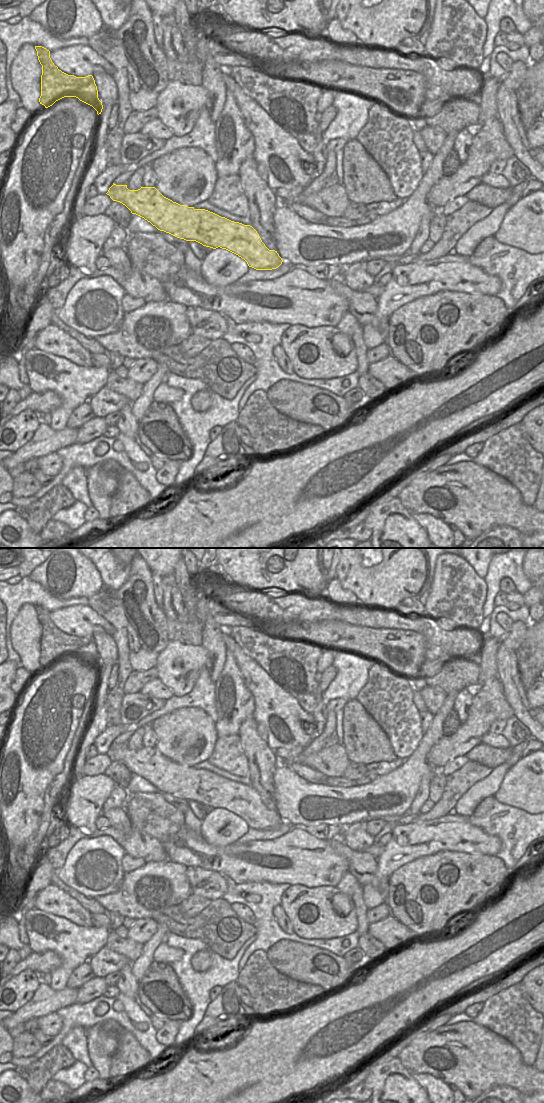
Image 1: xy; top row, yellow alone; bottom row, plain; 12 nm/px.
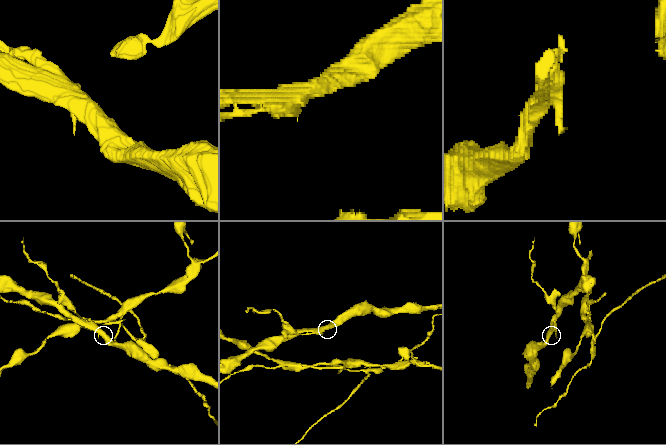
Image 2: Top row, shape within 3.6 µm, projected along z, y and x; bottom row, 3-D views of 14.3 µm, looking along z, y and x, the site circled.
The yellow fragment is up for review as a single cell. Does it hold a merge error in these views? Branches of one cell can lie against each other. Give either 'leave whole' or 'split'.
split

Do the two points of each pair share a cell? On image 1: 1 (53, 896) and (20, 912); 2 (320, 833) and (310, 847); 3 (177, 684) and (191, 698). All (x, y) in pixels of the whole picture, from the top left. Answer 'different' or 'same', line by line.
1: different
2: different
3: different

